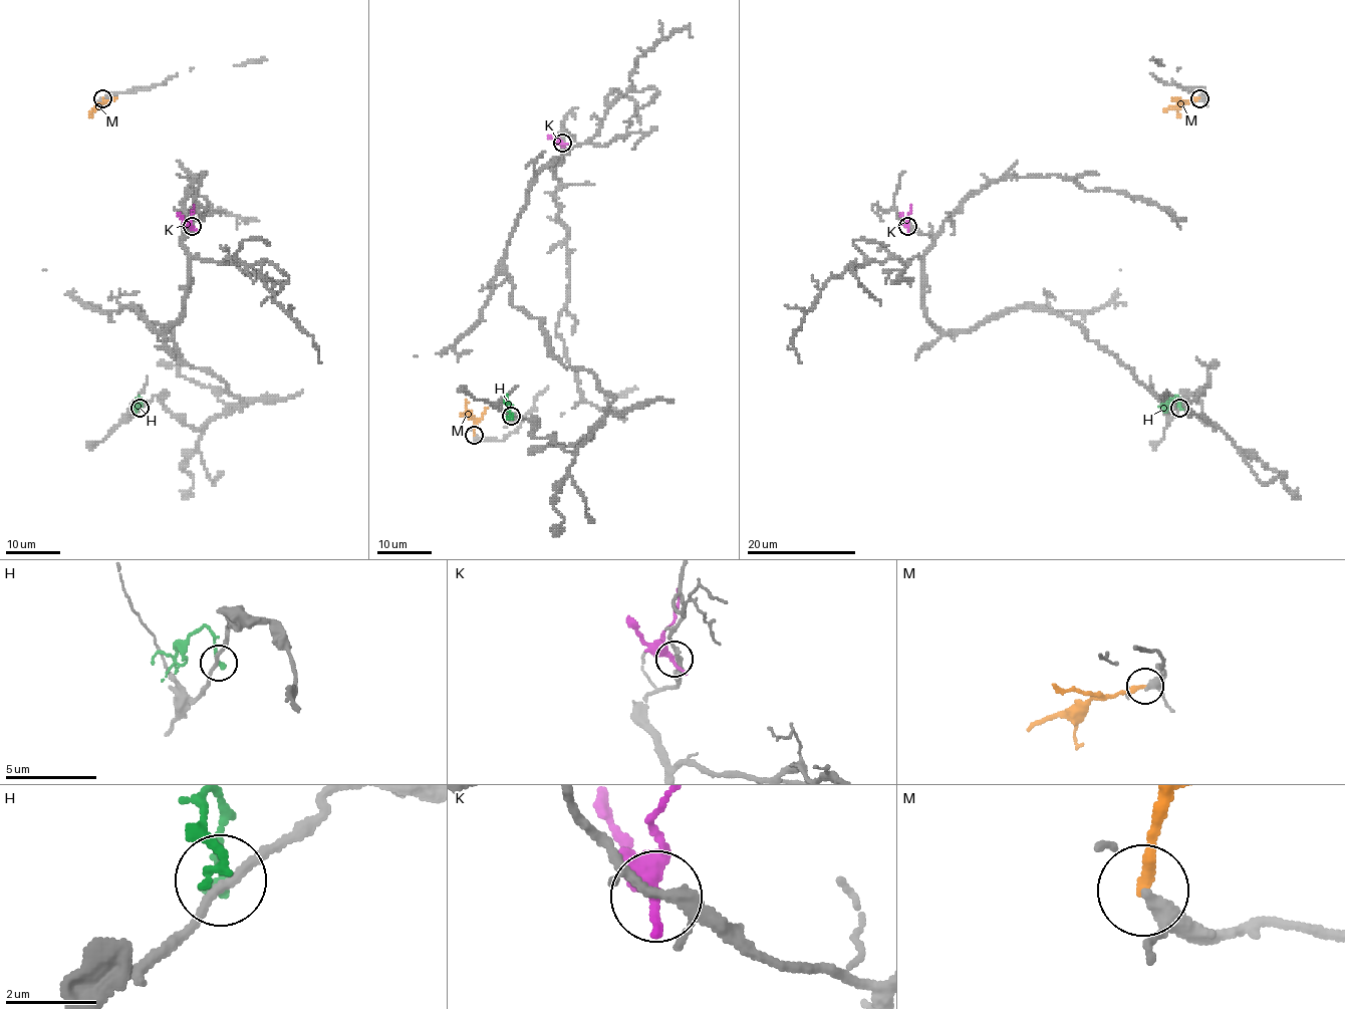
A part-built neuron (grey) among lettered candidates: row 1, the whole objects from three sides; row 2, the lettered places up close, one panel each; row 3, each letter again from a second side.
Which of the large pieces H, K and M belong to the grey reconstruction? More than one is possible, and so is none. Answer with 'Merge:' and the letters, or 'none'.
Merge: none

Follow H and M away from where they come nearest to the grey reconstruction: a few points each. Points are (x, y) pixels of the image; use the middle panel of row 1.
H: (510, 416), (507, 399)
M: (474, 435), (476, 420), (467, 409), (465, 399)

